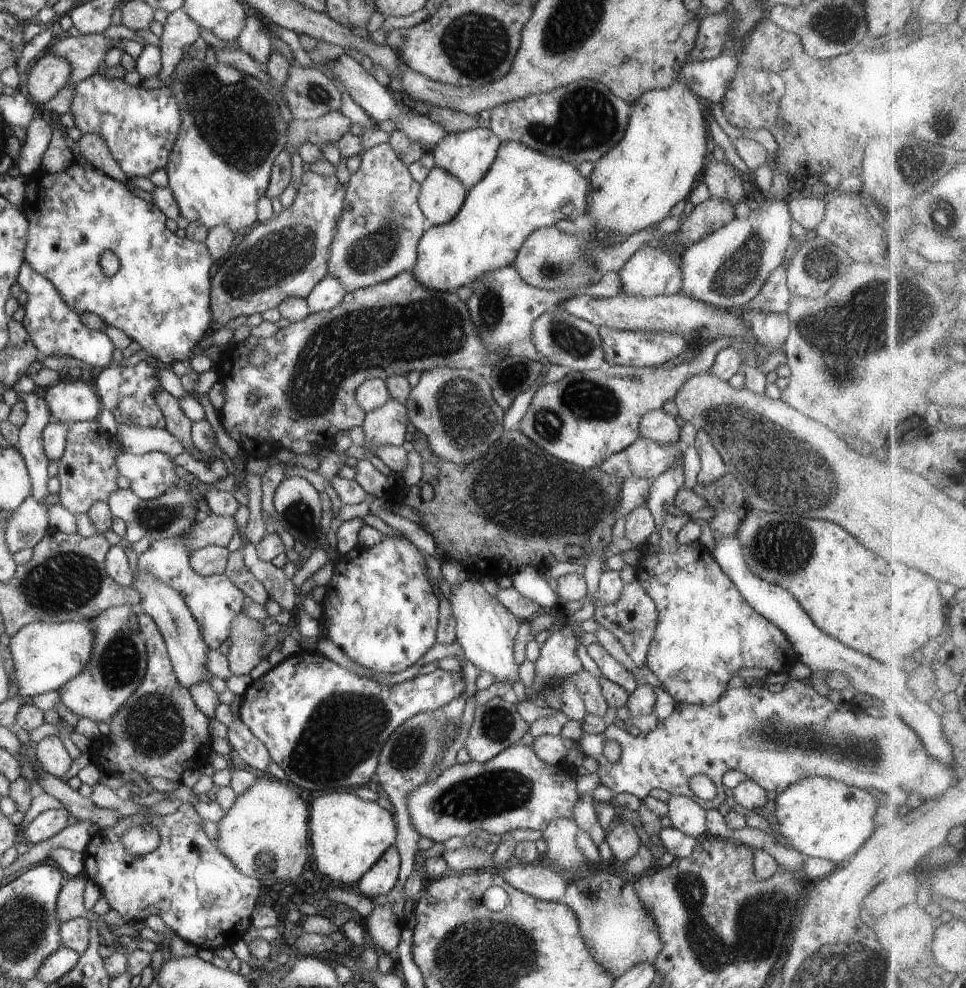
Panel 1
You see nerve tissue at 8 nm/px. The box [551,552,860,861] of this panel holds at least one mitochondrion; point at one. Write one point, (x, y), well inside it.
(777, 740)

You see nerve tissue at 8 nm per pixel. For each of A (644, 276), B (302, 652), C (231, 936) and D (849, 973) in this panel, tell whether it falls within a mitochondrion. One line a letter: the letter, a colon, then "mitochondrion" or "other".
A: other
B: other
C: other
D: mitochondrion

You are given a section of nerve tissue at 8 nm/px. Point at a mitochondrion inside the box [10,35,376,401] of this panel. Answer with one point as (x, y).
(233, 118)

